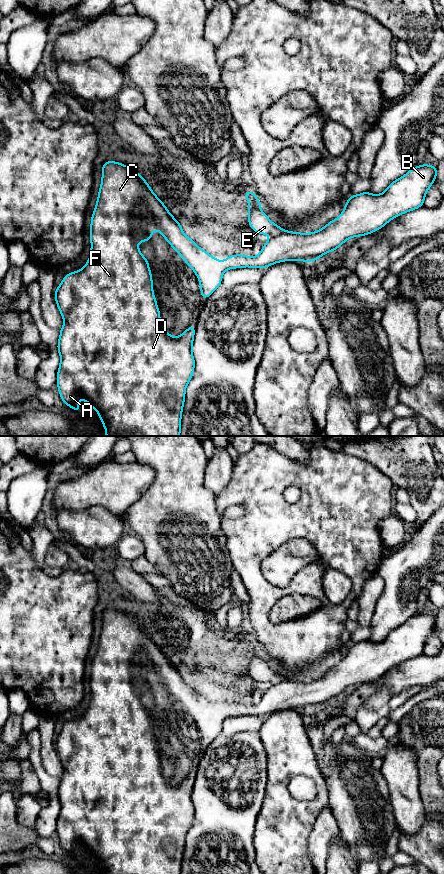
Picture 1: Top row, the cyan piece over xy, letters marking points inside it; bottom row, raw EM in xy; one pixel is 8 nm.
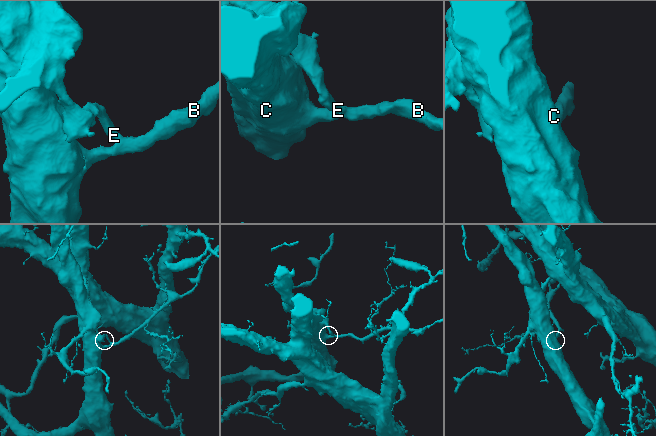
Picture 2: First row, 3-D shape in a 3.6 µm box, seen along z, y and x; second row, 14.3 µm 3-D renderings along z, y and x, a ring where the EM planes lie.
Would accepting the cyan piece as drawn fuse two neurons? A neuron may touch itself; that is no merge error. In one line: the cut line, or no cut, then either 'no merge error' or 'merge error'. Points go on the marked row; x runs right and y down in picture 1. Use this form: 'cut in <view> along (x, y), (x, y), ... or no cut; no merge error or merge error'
cut in xy along (282, 230), (272, 237); merge error

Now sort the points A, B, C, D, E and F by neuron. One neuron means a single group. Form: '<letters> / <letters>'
A B C D F / E

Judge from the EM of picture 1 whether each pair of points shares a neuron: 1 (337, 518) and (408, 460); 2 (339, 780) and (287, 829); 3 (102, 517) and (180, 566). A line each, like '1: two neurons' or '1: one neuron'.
1: two neurons
2: two neurons
3: two neurons

